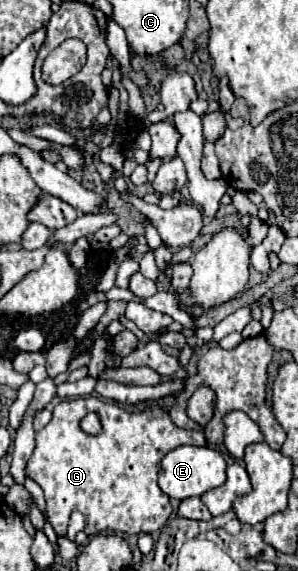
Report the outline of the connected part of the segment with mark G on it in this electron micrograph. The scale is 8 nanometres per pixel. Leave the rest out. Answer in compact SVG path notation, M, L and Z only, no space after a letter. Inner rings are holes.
M94 396L78 398L78 400L62 400L52 410L52 420L46 428L36 432L36 446L30 456L26 473L43 489L46 501L46 511L50 516L52 528L59 536L65 536L68 527L68 516L72 510L80 510L86 518L86 534L96 536L102 530L114 530L124 534L152 534L158 532L172 514L172 506L168 496L158 486L158 468L160 460L166 452L192 444L192 446L206 446L202 432L190 432L178 428L170 416L160 410L156 404L146 406L144 410L132 410L126 406L118 406L116 402L100 400ZM90 412L98 412L102 418L102 434L90 436L80 430L80 420Z

